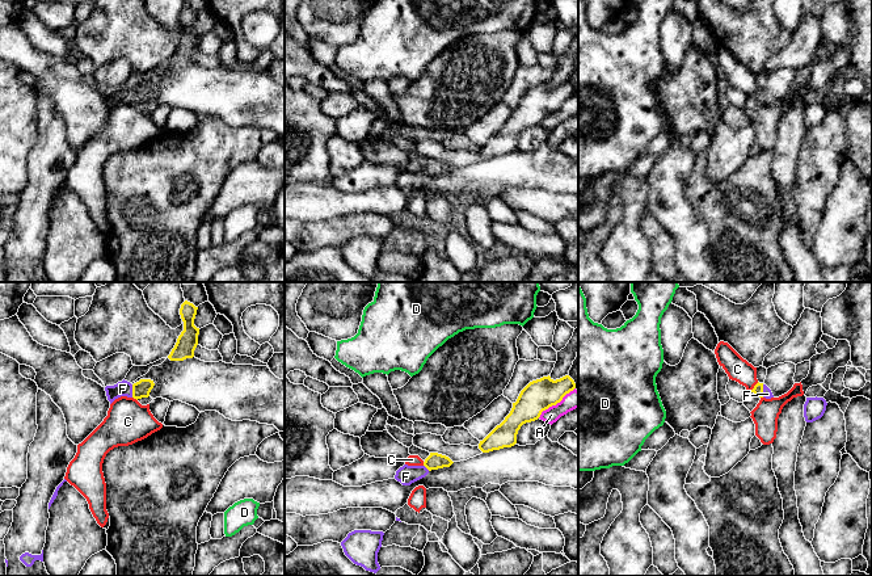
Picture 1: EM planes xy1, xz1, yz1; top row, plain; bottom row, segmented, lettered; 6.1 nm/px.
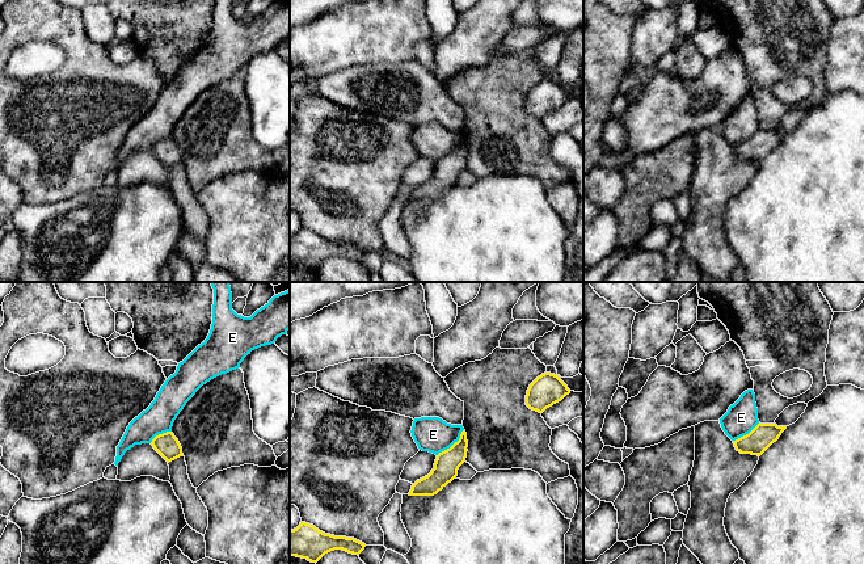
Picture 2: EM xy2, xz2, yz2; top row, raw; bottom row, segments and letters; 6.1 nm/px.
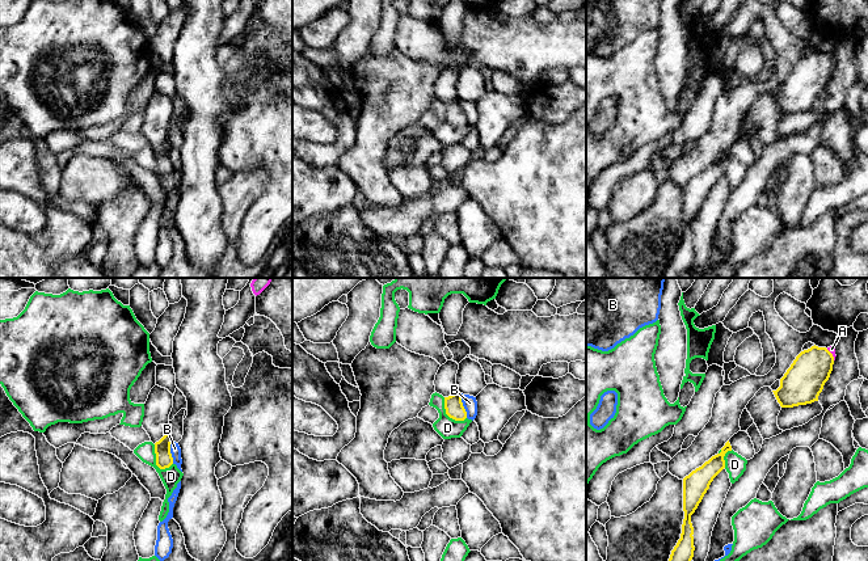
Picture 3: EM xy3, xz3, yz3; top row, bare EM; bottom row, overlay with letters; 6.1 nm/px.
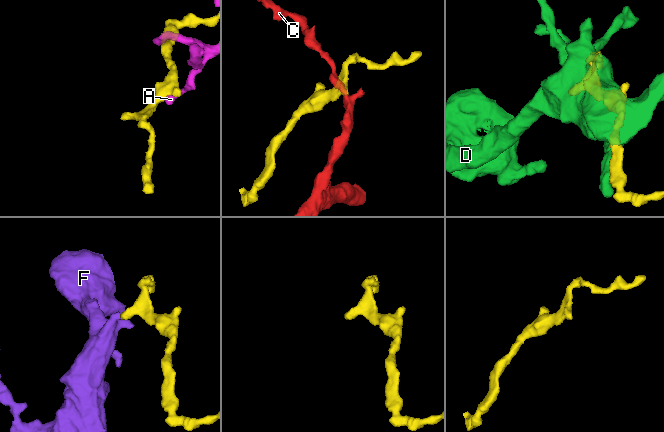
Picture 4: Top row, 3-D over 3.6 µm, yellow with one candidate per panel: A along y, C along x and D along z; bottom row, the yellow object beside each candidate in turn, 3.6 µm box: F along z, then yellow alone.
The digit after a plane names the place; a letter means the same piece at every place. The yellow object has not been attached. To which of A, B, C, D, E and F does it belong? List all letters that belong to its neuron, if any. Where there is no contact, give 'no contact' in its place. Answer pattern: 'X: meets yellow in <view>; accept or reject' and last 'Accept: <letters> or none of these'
A: meets yellow in xz1; reject
B: meets yellow in xz3; reject
C: meets yellow in yz1; reject
D: meets yellow in xy3; reject
E: meets yellow in xz2; reject
F: meets yellow in xy1; accept
Accept: F

